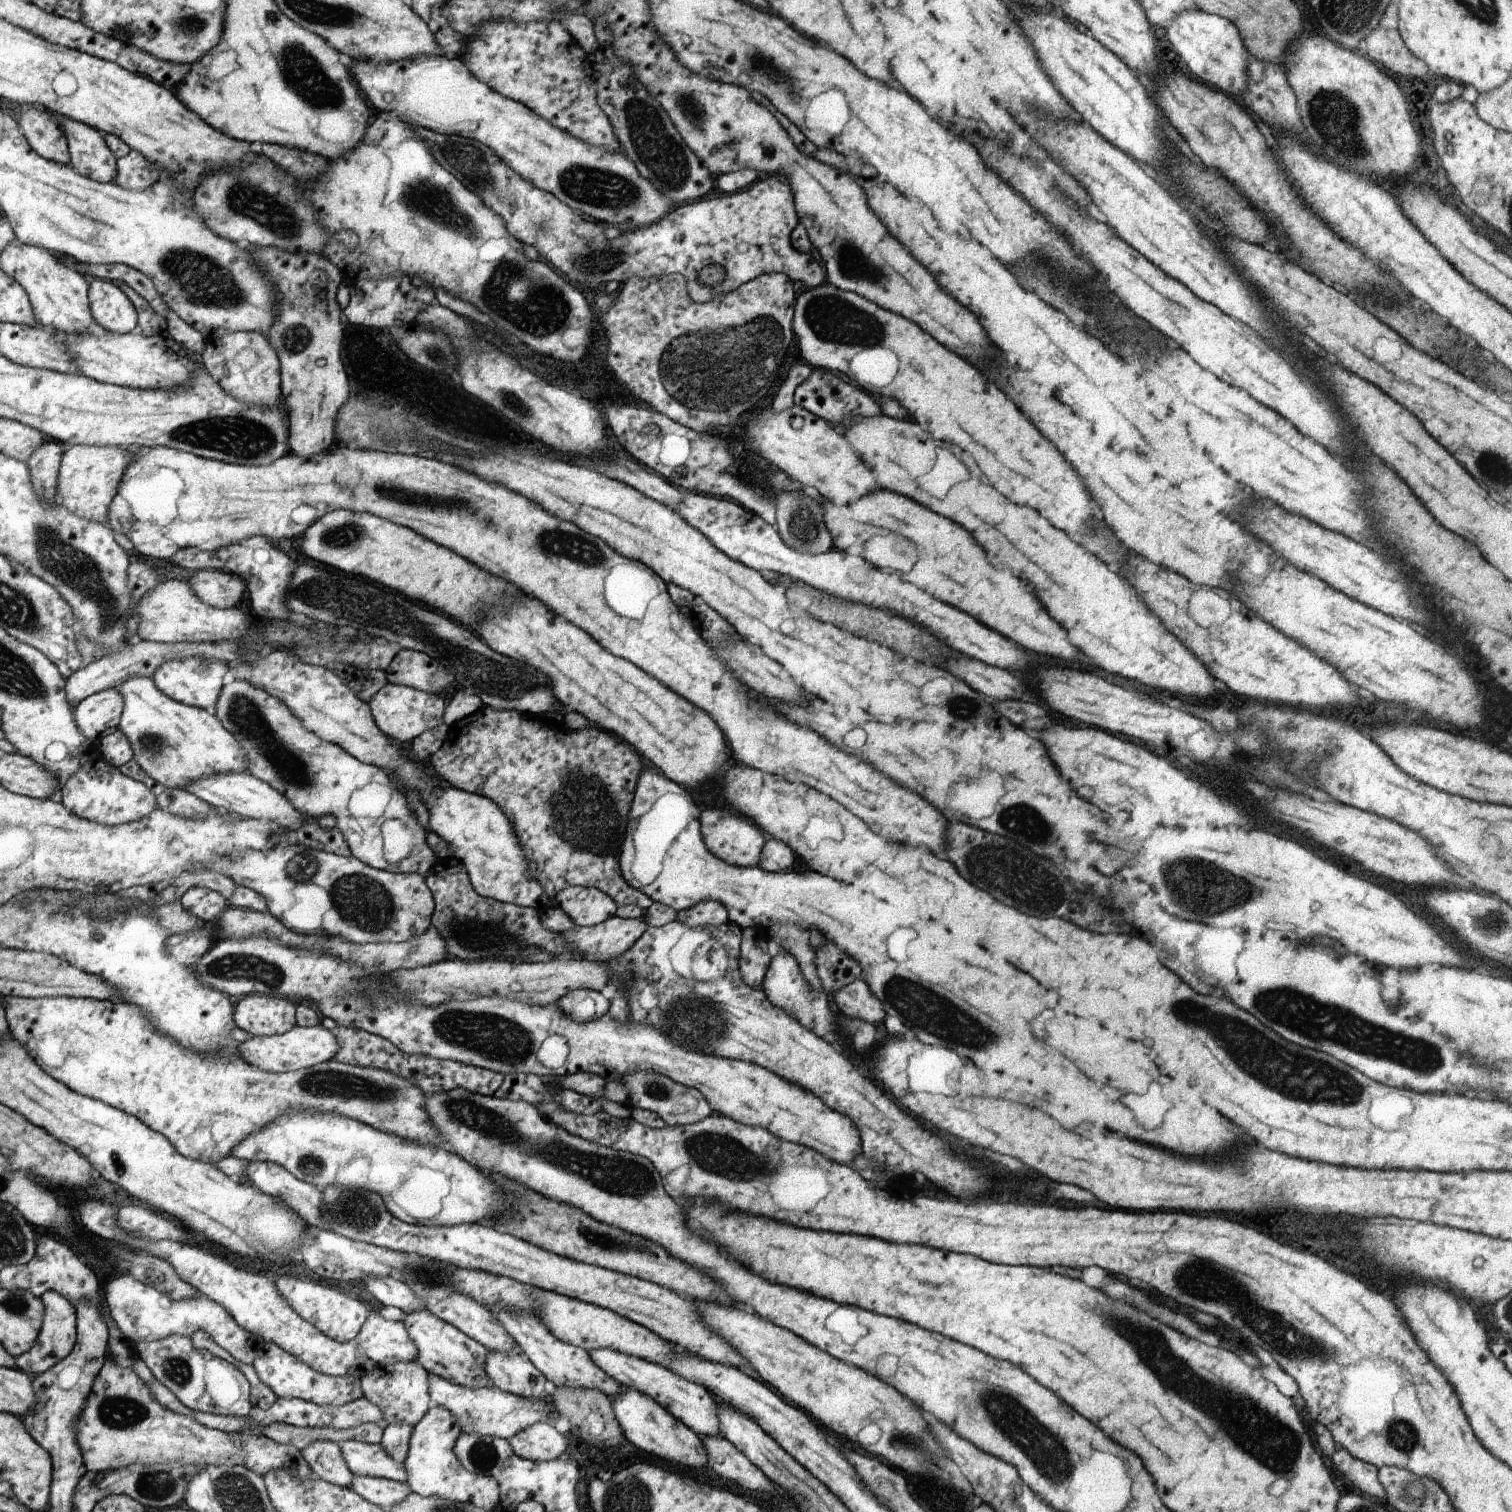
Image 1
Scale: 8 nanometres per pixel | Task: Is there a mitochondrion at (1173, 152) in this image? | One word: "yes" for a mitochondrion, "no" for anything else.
no

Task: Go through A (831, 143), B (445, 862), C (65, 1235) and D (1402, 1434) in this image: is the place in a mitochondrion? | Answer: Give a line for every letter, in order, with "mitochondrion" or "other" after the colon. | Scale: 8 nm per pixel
A: other
B: other
C: other
D: mitochondrion

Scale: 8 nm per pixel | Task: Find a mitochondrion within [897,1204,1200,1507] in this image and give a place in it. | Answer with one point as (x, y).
(1037, 1442)

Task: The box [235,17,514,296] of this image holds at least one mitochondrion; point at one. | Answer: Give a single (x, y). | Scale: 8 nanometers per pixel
(299, 70)

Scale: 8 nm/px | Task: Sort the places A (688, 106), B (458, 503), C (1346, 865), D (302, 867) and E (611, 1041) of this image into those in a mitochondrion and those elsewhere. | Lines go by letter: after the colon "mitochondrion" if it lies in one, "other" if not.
A: mitochondrion
B: mitochondrion
C: other
D: mitochondrion
E: other

